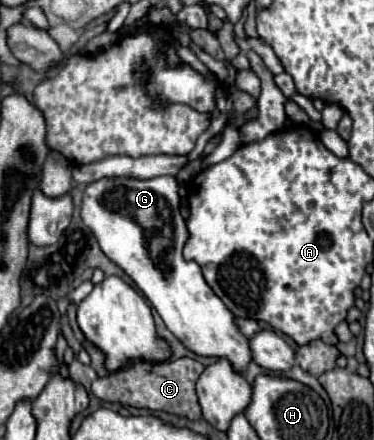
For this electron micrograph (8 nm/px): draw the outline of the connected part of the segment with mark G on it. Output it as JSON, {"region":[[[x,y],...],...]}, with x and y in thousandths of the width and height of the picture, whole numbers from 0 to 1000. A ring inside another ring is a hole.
{"region":[[[468,402],[409,407],[265,407],[233,420],[217,461],[217,498],[249,525],[270,570],[313,598],[382,661],[382,670],[420,702],[447,748],[521,807],[612,816],[628,843],[655,848],[676,820],[666,770],[639,752],[623,711],[591,689],[537,625],[537,607],[489,584],[489,557],[500,548],[495,498],[479,484],[479,443]]]}

